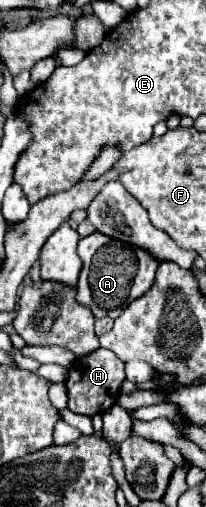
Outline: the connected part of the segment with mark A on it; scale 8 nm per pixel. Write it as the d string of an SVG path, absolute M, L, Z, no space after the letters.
M95 231L79 241L79 257L83 259L83 269L77 283L77 301L91 309L95 319L113 317L117 319L127 303L139 299L153 285L157 263L147 255L147 251L139 251L127 247L107 235Z

